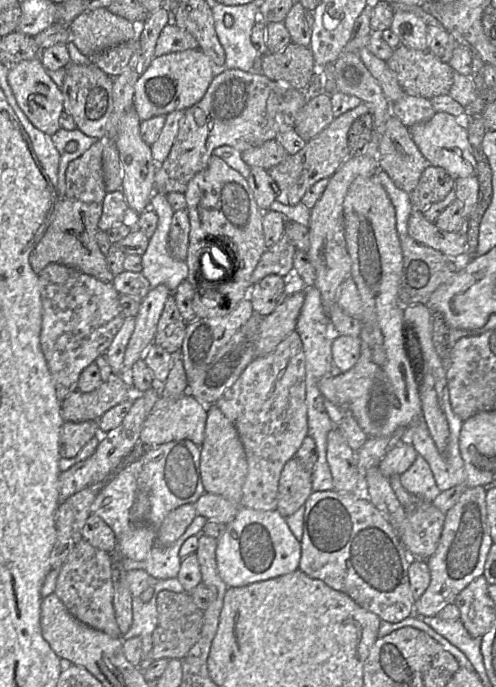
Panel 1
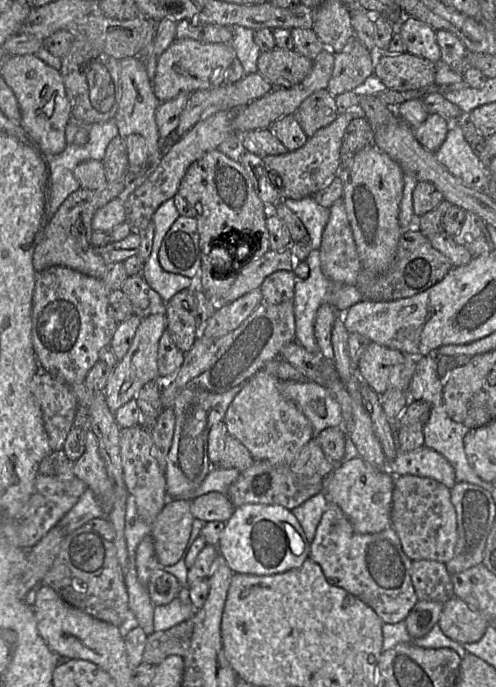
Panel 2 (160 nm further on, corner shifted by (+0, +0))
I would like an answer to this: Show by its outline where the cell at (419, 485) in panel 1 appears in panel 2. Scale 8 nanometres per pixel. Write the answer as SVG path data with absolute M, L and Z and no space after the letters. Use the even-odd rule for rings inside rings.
M396 445L396 456L388 462L388 471L395 477L409 474L432 478L450 490L456 483L455 471L449 461L424 445L412 451L401 450Z

